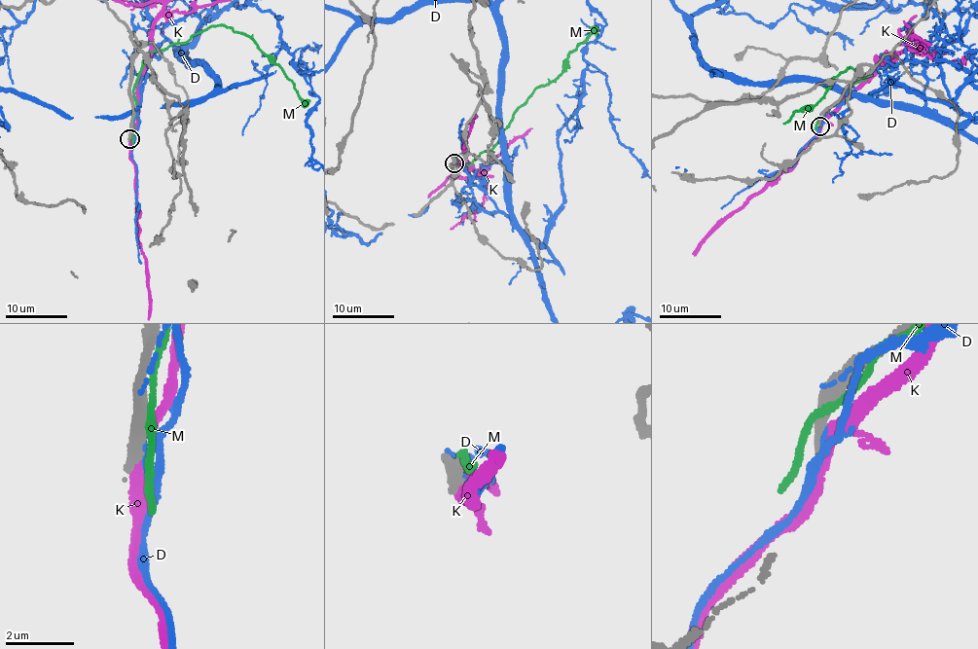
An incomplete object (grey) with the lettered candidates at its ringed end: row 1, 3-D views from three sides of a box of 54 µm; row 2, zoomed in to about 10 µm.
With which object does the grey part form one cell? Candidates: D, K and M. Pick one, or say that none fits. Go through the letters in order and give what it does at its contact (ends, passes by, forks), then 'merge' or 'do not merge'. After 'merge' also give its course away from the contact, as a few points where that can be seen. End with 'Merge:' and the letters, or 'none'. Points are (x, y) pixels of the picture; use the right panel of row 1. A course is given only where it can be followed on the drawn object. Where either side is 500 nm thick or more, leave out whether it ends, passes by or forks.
D: it ends there; do not merge
K: it forks there; do not merge
M: it passes by; do not merge
Merge: none

